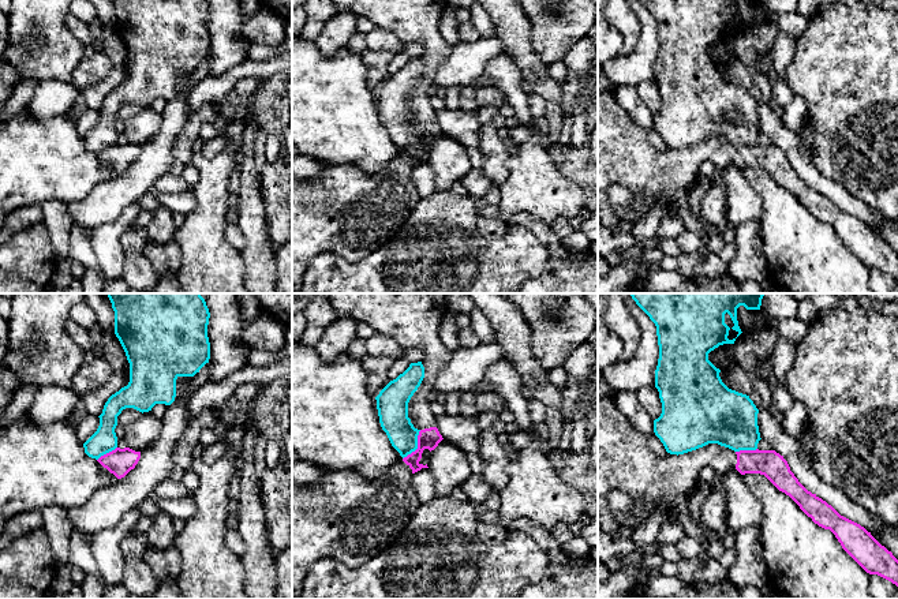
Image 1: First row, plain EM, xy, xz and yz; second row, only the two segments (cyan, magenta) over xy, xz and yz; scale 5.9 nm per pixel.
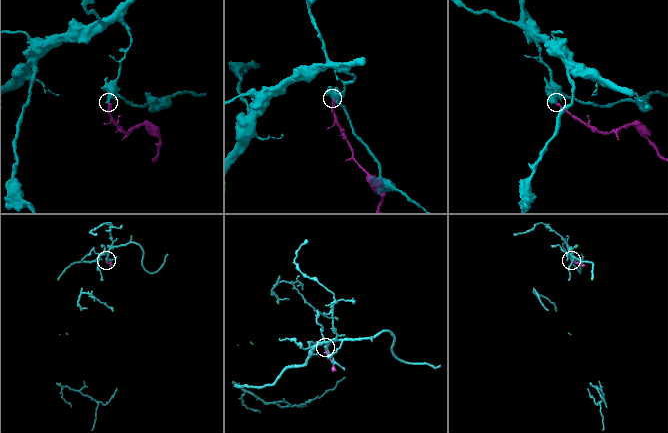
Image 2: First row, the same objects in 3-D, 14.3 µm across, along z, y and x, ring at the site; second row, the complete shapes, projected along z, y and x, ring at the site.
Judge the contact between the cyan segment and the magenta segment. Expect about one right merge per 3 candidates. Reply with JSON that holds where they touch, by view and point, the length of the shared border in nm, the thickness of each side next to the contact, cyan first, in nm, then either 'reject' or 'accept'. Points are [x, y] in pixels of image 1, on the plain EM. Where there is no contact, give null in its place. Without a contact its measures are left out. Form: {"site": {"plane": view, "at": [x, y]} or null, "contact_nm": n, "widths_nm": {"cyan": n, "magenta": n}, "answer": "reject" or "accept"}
{"site": {"plane": "xz", "at": [416, 141]}, "contact_nm": 200, "widths_nm": {"cyan": 180, "magenta": 130}, "answer": "reject"}

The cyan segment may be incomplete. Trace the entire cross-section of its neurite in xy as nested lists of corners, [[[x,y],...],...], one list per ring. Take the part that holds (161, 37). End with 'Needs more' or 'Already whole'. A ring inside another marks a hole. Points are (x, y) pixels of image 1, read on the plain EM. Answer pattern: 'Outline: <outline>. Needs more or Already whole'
Outline: [[[112,0],[112,3],[115,5],[115,29],[130,57],[130,76],[108,93],[98,111],[97,126],[83,138],[85,147],[96,154],[117,142],[115,123],[123,104],[134,102],[143,108],[151,105],[156,98],[171,100],[176,91],[176,74],[194,71],[210,53],[207,31],[210,7],[207,0]]]. Already whole

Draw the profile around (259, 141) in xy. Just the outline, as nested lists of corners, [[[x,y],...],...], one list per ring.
[[[259,128],[257,131],[257,136],[254,138],[254,143],[252,143],[251,154],[252,154],[252,158],[255,162],[255,171],[259,179],[262,179],[263,168],[267,164],[266,156],[265,156],[266,138],[267,138],[267,134],[262,128]]]

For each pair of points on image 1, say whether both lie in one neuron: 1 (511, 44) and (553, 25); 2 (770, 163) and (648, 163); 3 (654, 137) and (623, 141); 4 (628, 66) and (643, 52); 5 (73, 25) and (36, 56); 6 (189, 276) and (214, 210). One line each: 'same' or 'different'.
1: different
2: same
3: different
4: same
5: different
6: same

